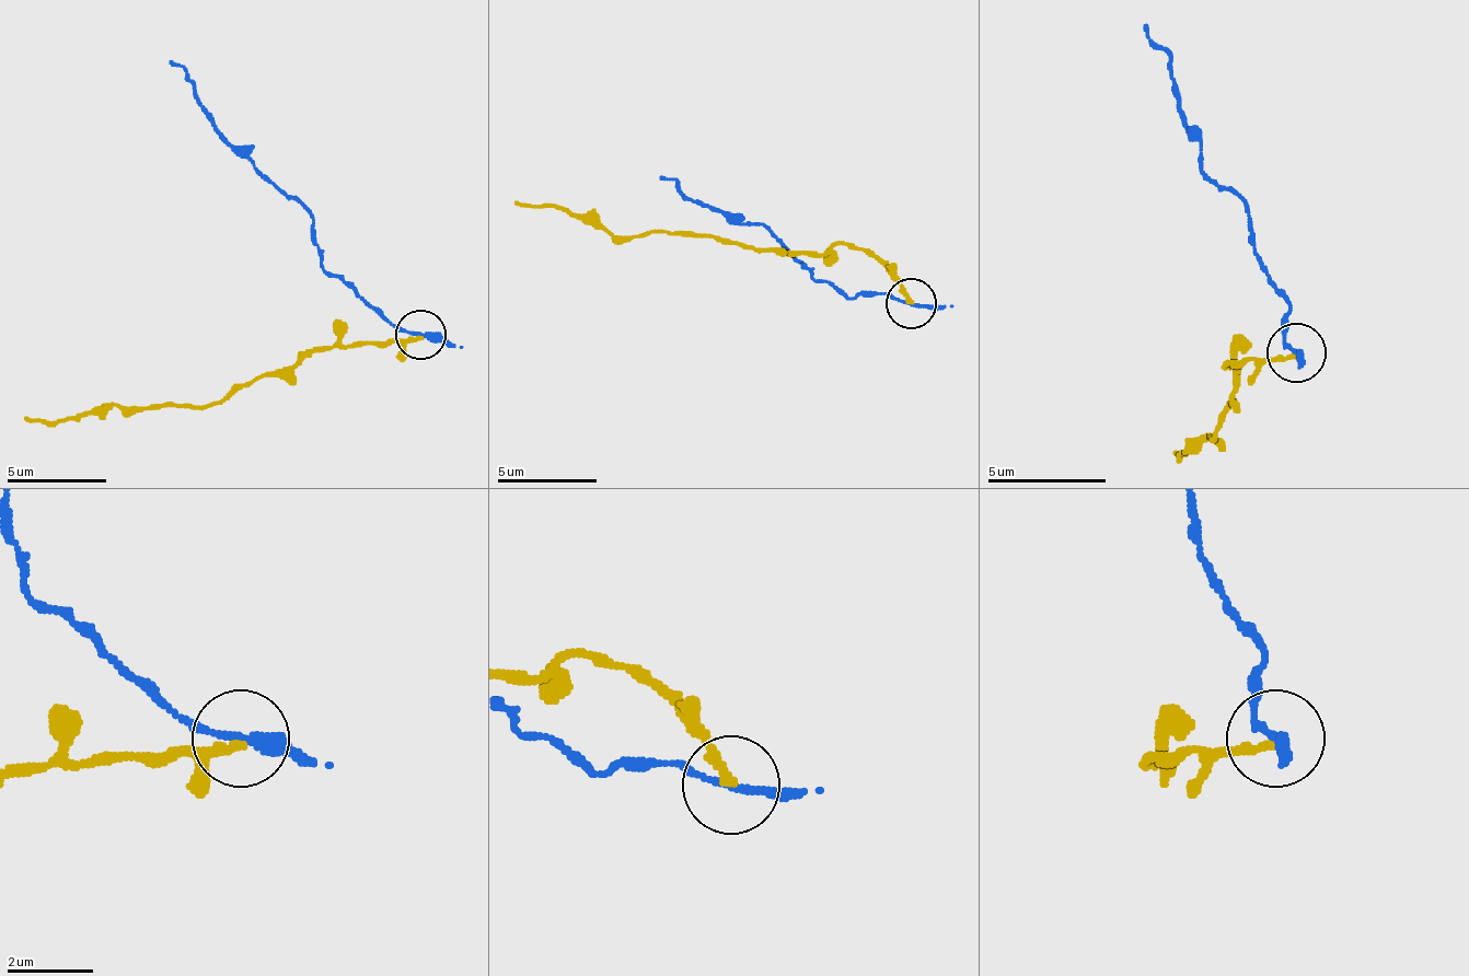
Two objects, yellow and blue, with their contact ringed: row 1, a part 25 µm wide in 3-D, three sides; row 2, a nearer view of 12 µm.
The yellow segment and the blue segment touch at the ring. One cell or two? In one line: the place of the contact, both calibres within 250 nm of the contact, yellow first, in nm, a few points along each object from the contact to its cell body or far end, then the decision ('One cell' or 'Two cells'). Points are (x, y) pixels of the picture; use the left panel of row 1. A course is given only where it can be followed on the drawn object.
Place: (420, 334). Thickness 200 nm (yellow) against 200 nm. Course of yellow: (421, 336), (307, 350), (208, 405), (123, 405), (68, 420), (23, 415). Course of blue: (421, 336), (396, 330), (327, 271), (312, 246), (312, 217), (238, 151), (212, 122), (183, 72), (168, 62). Two cells

